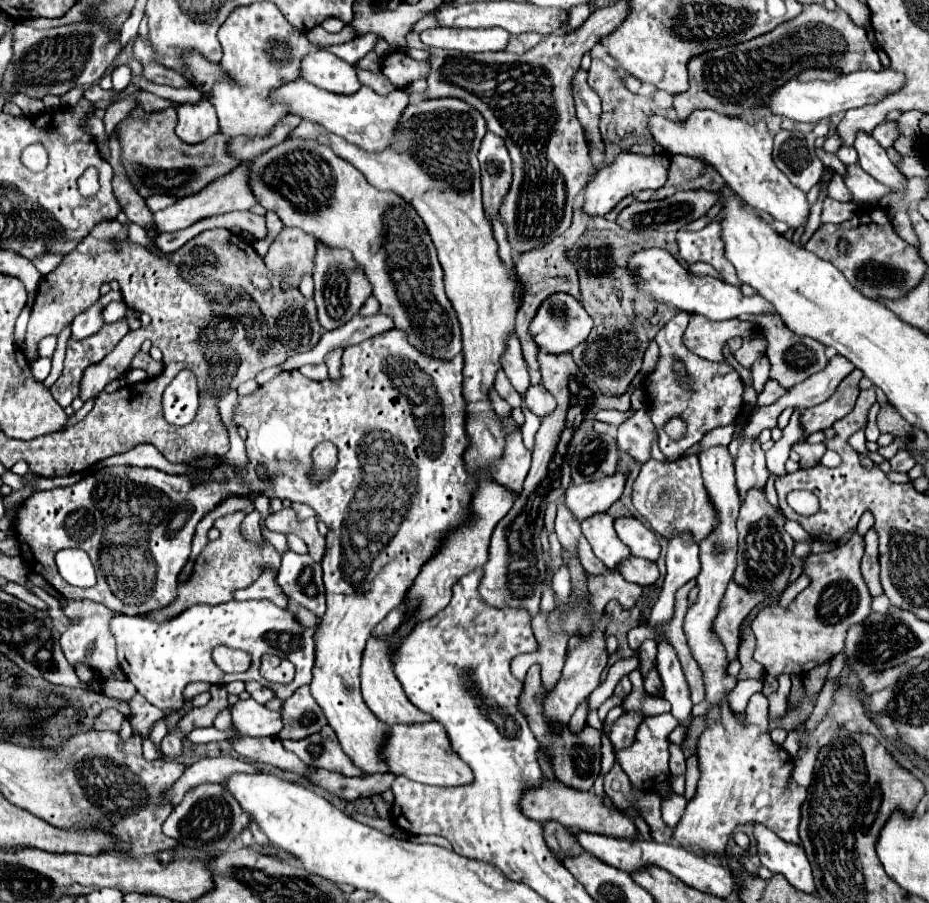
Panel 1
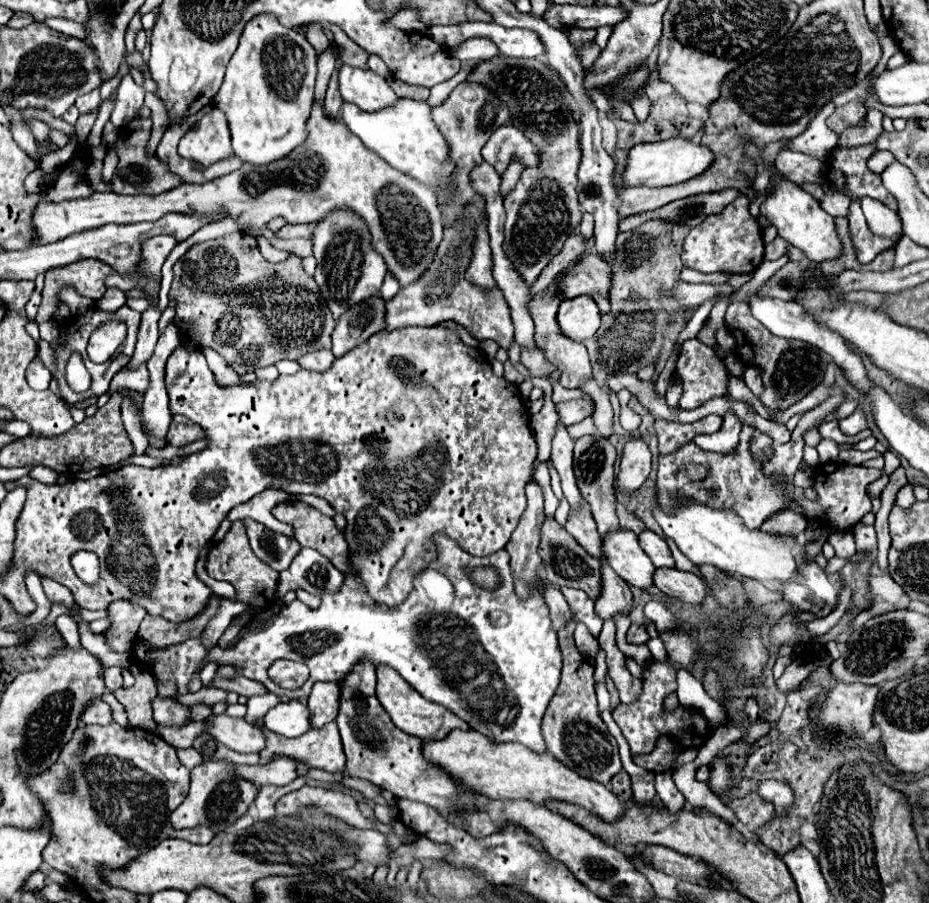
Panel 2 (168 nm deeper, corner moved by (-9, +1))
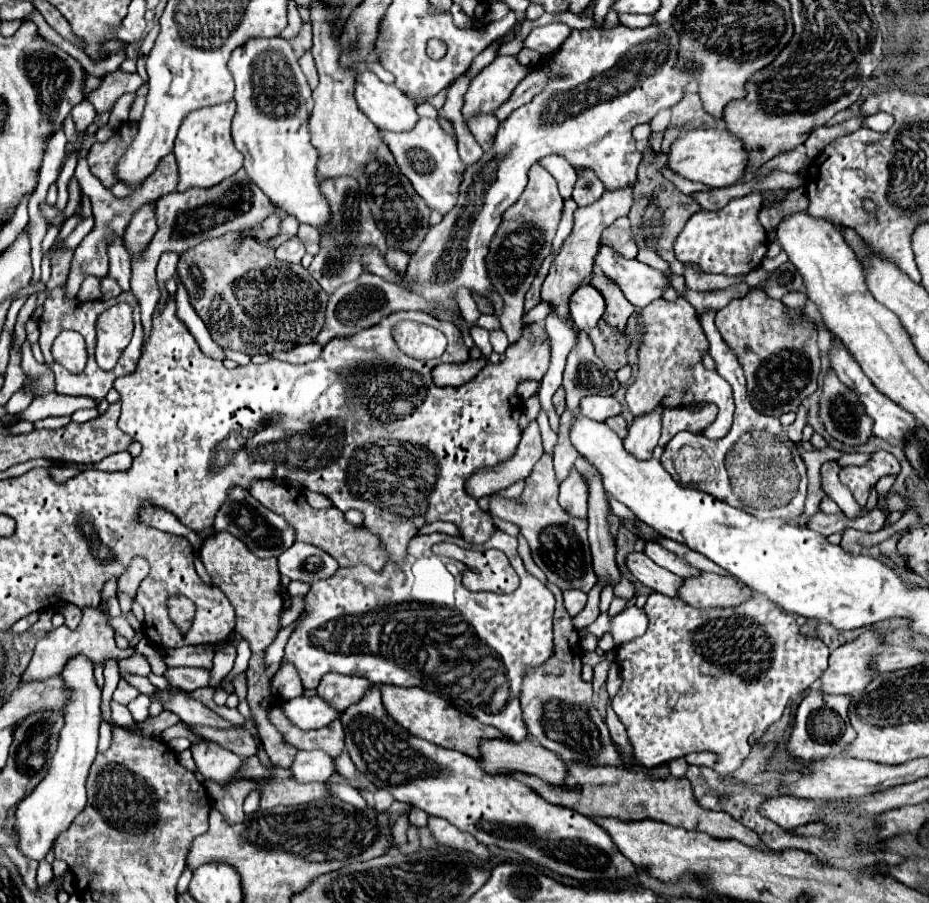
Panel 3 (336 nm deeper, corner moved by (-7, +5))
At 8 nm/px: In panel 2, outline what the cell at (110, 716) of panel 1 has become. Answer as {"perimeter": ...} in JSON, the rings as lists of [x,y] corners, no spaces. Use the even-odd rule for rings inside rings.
{"perimeter":[[[101,698],[91,700],[87,710],[83,710],[81,724],[101,724],[103,726],[103,724],[109,724],[109,722],[113,722],[111,708]]]}

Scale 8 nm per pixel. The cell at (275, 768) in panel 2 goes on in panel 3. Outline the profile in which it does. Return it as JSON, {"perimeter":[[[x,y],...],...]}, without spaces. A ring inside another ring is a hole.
{"perimeter":[[[299,750],[289,770],[295,782],[327,782],[333,776],[333,758],[321,750]]]}

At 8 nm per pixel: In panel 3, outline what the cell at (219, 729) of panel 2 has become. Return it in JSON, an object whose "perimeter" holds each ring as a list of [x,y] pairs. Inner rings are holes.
{"perimeter":[[[157,690],[157,694],[153,698],[161,698],[165,702],[165,710],[175,712],[189,726],[211,726],[211,728],[219,728],[219,730],[229,730],[235,726],[233,722],[221,718],[211,708],[189,698],[187,692],[183,692],[183,690],[179,690],[173,696],[169,694],[169,690]]]}

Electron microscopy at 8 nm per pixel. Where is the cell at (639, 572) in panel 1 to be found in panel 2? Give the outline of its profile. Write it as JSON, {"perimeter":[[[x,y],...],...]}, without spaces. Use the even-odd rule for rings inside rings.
{"perimeter":[[[659,568],[653,576],[653,582],[665,596],[689,604],[701,604],[709,592],[707,584],[697,574],[677,568]]]}

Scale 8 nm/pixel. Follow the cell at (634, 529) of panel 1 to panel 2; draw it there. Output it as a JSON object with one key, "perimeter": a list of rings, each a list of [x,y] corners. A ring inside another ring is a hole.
{"perimeter":[[[645,530],[639,536],[639,544],[645,550],[645,554],[651,558],[655,568],[675,568],[675,560],[671,556],[671,550],[659,534],[655,534],[651,530]]]}

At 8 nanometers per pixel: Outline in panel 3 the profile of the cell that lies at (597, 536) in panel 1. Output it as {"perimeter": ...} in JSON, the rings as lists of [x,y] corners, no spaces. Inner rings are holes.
{"perimeter":[[[629,552],[625,558],[625,566],[643,586],[649,586],[651,590],[661,592],[665,596],[677,596],[677,588],[681,586],[681,578],[671,574],[669,570],[657,566],[643,552]]]}

